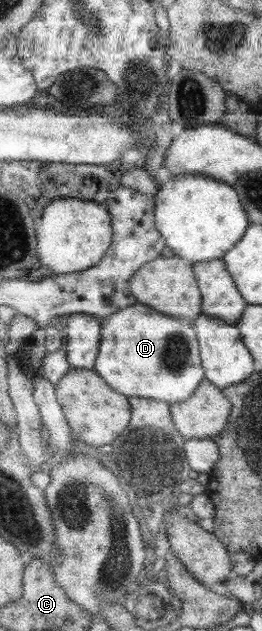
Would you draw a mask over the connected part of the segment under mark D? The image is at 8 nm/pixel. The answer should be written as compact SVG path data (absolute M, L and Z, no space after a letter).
M139 303L103 319L102 341L95 370L113 390L127 397L154 398L170 404L188 401L206 380L196 327L189 324L186 318L162 314Z

